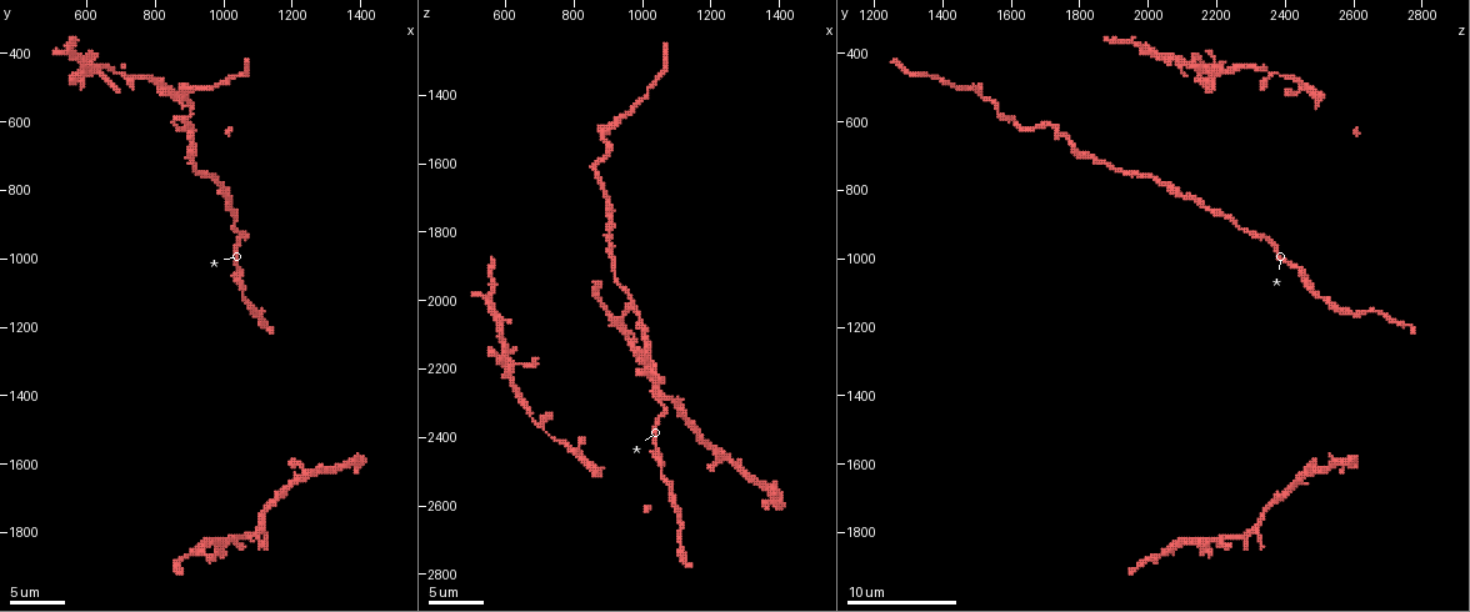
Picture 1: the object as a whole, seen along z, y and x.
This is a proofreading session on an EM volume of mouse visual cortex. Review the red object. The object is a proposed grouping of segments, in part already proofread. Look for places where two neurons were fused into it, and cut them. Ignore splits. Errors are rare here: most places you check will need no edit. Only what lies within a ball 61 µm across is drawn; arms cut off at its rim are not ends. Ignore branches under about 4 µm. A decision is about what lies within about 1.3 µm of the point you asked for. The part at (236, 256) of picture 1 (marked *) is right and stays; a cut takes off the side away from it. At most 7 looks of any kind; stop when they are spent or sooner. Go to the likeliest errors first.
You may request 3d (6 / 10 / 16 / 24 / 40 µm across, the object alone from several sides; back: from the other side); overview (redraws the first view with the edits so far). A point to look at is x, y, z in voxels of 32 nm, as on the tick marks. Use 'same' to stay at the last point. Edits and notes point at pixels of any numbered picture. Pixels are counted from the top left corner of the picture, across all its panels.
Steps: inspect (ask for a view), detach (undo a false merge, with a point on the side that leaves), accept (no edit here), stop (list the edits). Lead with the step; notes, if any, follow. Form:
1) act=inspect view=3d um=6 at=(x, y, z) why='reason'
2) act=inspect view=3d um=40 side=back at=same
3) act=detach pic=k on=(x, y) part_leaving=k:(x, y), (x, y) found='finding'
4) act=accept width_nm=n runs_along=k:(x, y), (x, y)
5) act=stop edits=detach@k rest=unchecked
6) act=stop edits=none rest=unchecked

act=inspect view=3d um=6 at=(1250, 1630, 2460) why='side arm on a straight run'

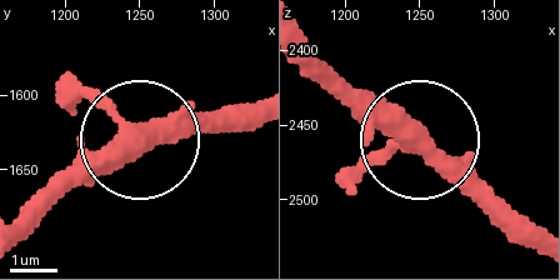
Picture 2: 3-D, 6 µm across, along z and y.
act=inspect view=3d um=6 side=back at=(1250, 1630, 2462)

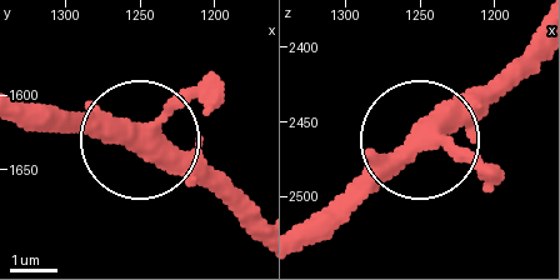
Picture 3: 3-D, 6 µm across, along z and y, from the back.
act=accept arms=3 found='all the same neuron'

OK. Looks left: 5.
act=inspect view=3d um=10 at=(860, 600, 1610) why='sudden change in width'

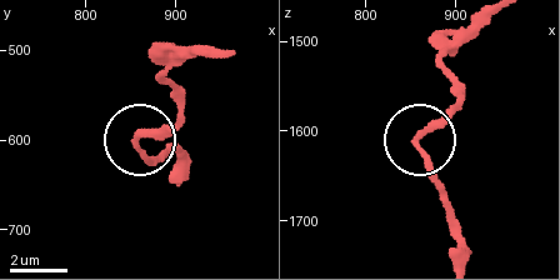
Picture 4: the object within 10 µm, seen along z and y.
act=inspect view=3d um=10 side=back at=(855, 605, 1615)

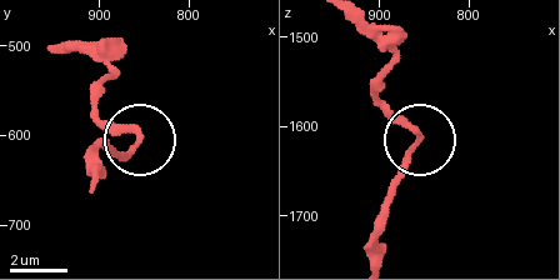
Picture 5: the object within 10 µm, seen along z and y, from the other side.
act=accept found='continuous, no second neuron'

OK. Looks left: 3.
act=inspect view=3d um=6 at=(900, 510, 1510) why='thick turns thin'

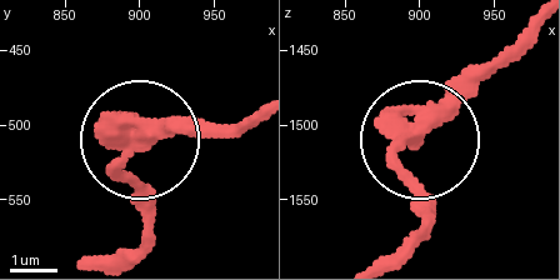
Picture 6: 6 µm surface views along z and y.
act=inspect view=3d um=6 side=back at=(896, 516, 1508)

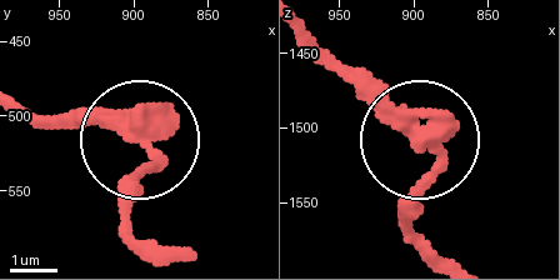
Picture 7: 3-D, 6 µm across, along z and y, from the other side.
act=accept width_nm=350 runs_along=7:(151, 251), (128, 220), (148, 149), (104, 125), (60, 125) found='continuous, no second neuron'

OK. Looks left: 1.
act=stop edits=none rest=unchecked

